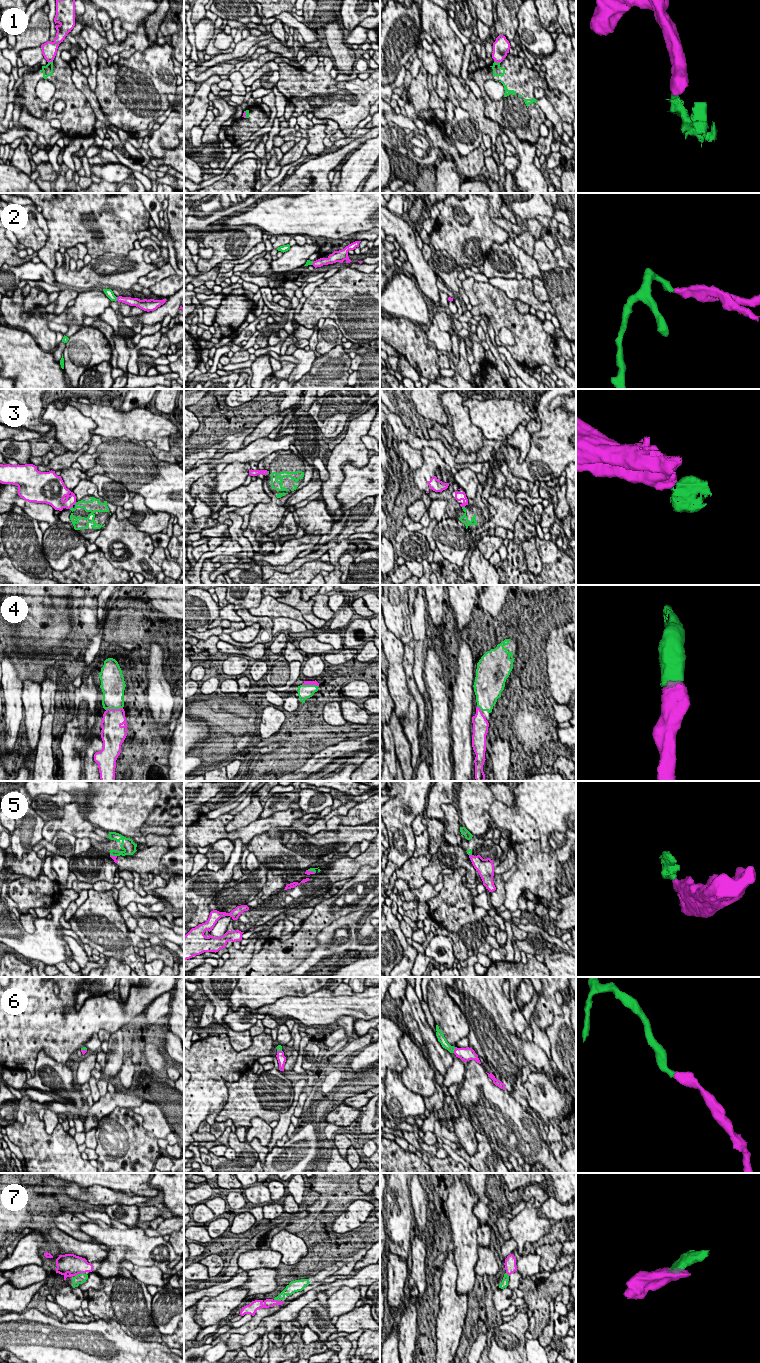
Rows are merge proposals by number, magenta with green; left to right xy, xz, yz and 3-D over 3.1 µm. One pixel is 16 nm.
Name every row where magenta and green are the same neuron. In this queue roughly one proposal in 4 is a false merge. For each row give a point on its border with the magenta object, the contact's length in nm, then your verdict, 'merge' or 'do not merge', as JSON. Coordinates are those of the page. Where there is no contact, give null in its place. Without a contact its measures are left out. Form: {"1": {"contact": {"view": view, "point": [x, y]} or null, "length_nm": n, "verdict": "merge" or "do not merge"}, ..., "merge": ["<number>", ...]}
{"1": {"contact": {"view": "yz", "point": [497, 62]}, "length_nm": 110, "verdict": "do not merge"}, "2": {"contact": {"view": "xy", "point": [117, 299]}, "length_nm": 70, "verdict": "merge"}, "3": {"contact": {"view": "xy", "point": [70, 507]}, "length_nm": 70, "verdict": "do not merge"}, "4": {"contact": {"view": "xy", "point": [114, 709]}, "length_nm": 280, "verdict": "merge"}, "5": {"contact": {"view": "xz", "point": [311, 871]}, "length_nm": 150, "verdict": "do not merge"}, "6": {"contact": {"view": "yz", "point": [454, 1050]}, "length_nm": 100, "verdict": "merge"}, "7": {"contact": {"view": "xy", "point": [79, 1273]}, "length_nm": 170, "verdict": "merge"}, "merge": ["2", "4", "6", "7"]}

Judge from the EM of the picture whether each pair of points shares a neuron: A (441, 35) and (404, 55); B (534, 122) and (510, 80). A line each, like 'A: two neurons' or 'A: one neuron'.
A: two neurons
B: one neuron

